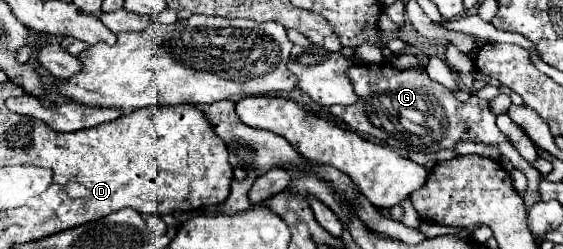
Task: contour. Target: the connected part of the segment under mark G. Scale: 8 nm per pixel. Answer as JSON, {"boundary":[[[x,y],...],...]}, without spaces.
{"boundary":[[[388,62],[352,66],[348,70],[348,78],[354,86],[354,92],[360,96],[360,100],[352,106],[332,106],[330,114],[344,120],[344,124],[350,126],[354,132],[370,136],[374,138],[374,142],[396,150],[400,156],[406,156],[412,150],[436,154],[438,150],[454,148],[454,144],[460,140],[494,144],[500,148],[500,154],[510,158],[514,168],[528,178],[528,186],[522,194],[526,210],[530,210],[530,204],[540,202],[540,196],[538,196],[538,184],[542,180],[540,172],[534,170],[518,154],[514,144],[498,130],[496,116],[490,112],[488,102],[476,96],[472,96],[468,102],[460,102],[448,88],[430,80],[424,66],[412,68],[412,70],[422,70],[422,72],[418,72],[418,76],[408,76],[412,74],[408,72],[408,68],[398,70]]]}

